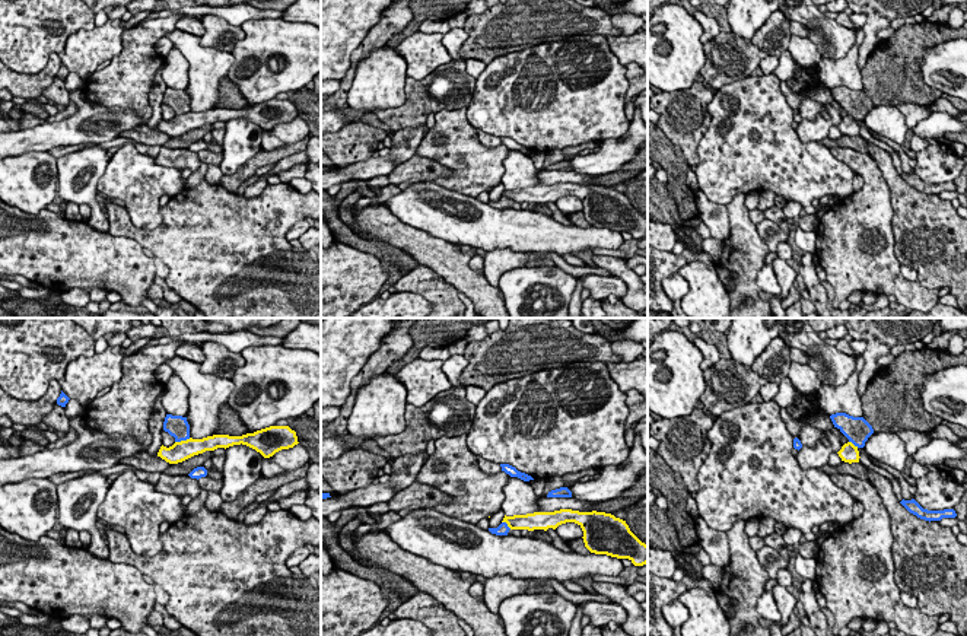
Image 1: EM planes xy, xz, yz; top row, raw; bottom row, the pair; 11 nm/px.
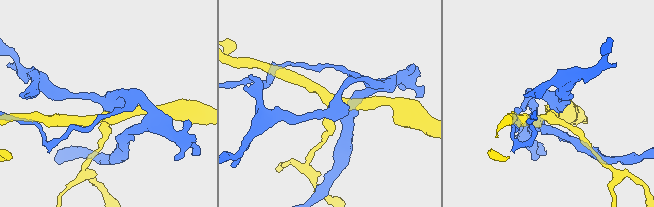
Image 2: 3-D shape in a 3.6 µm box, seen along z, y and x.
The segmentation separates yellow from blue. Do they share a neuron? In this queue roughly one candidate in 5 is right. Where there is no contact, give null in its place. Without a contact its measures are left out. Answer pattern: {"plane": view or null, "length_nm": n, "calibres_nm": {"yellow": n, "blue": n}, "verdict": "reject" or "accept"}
{"plane": "xy", "length_nm": 180, "calibres_nm": {"yellow": 220, "blue": 240}, "verdict": "reject"}

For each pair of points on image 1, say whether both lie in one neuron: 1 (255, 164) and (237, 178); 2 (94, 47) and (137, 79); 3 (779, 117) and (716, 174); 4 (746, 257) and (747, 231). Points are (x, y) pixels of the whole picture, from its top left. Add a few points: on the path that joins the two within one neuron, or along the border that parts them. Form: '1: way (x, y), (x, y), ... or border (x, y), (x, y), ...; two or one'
1: way (251, 167), (241, 175); one
2: border (124, 28), (121, 50), (111, 60); two
3: way (763, 134), (756, 146), (750, 146), (734, 159); one
4: way (746, 251), (746, 237); one

